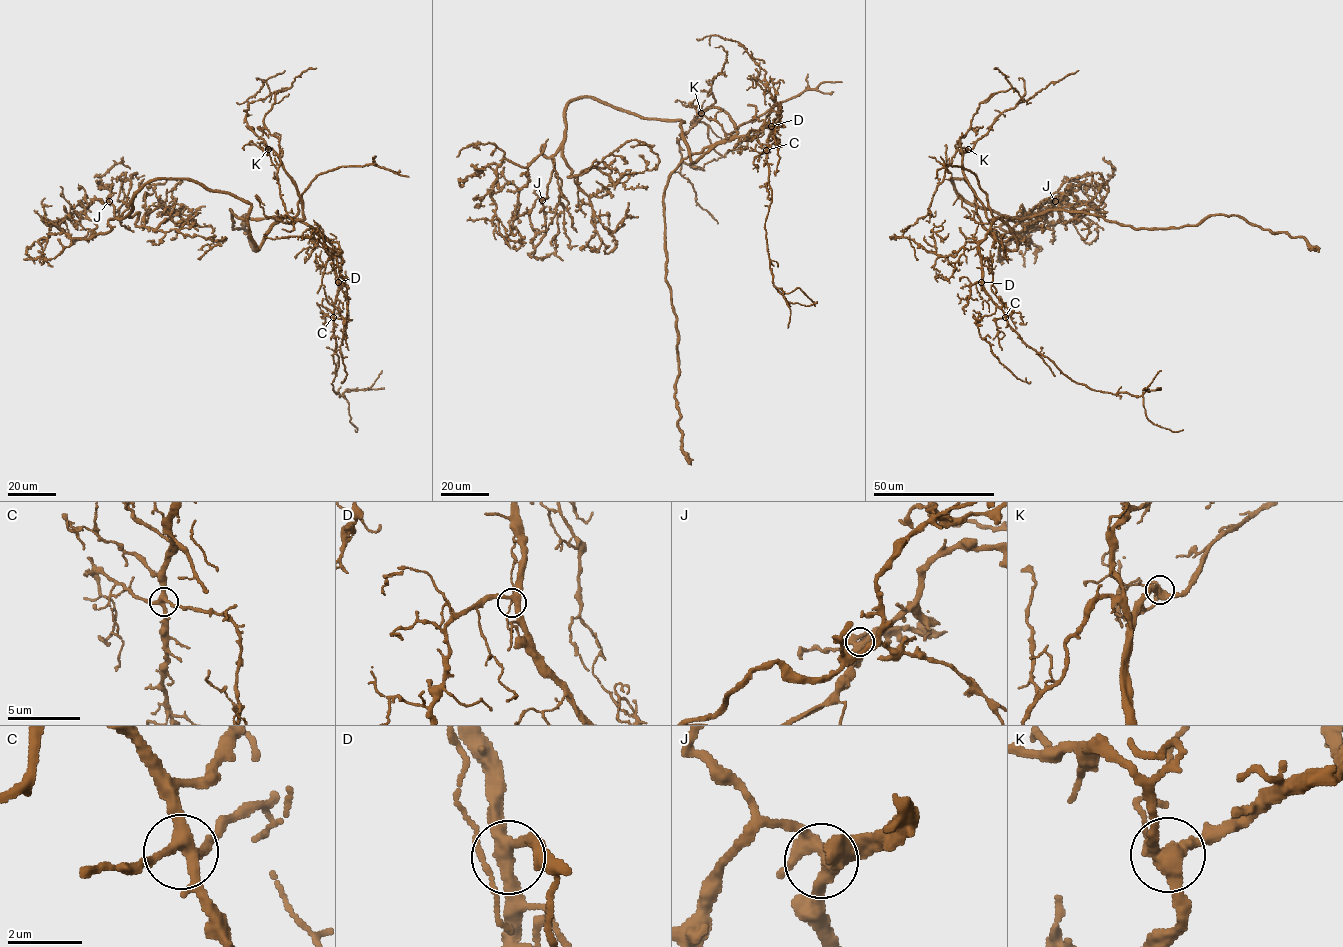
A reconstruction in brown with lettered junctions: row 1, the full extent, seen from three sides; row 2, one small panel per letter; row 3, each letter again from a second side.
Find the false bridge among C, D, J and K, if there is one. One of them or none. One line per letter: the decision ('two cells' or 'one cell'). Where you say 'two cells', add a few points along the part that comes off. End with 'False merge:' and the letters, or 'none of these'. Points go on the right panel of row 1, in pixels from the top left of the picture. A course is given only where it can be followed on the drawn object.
C: one cell
D: one cell
J: one cell
K: one cell
False merge: none of these

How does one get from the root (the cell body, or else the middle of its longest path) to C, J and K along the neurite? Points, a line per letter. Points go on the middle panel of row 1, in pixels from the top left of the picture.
C: (685, 144), (691, 161), (695, 162), (718, 144), (746, 136), (766, 124), (771, 128), (766, 150)
J: (685, 144), (683, 121), (640, 118), (591, 98), (573, 98), (542, 200)
K: (685, 144), (691, 161), (695, 162), (737, 133), (736, 125), (722, 109), (709, 107), (701, 113)

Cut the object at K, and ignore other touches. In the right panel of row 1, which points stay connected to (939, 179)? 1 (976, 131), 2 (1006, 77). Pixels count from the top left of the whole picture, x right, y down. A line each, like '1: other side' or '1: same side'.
1: same side
2: same side

